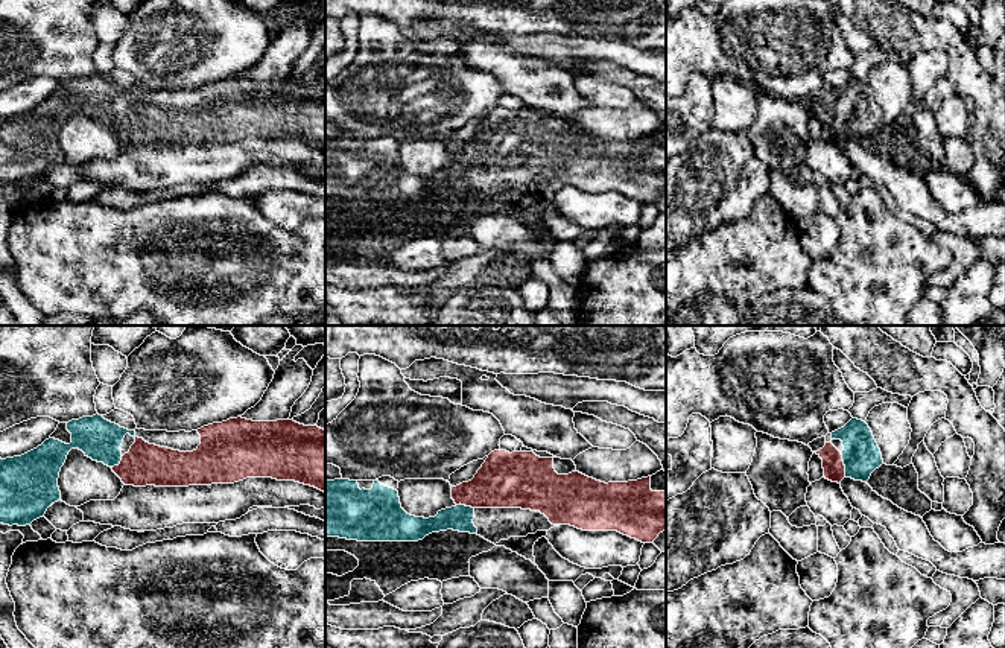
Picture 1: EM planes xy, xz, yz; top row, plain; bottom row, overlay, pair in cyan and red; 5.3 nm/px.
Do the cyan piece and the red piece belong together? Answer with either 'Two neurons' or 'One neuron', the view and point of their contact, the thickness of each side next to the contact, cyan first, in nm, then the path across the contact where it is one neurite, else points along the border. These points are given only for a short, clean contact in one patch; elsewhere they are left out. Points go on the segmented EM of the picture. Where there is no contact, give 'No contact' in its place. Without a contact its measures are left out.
One neuron. Touches cyan at yz (844, 464). Thickness 200 nm (cyan) against 110 nm. Path across: yz (861, 455), (853, 463), (844, 464), (833, 466)

